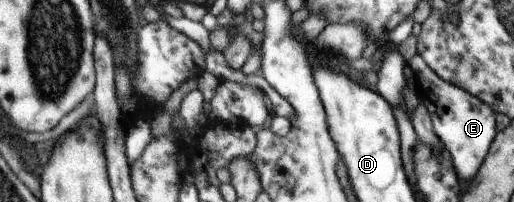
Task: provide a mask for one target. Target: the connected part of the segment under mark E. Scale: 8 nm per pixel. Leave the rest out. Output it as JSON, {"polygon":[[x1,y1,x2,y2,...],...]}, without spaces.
{"polygon":[[414,54,406,61,403,67,403,73,406,80,406,87,414,91,419,103,423,104,430,115,433,133,439,138,443,147,450,153,451,161,454,164,455,173,458,175,459,182,462,185,470,181,479,169,483,158,488,152,489,146,495,137,495,122,494,113,488,105,479,101,477,97,467,93,461,87,453,85,452,83,443,81,436,73,433,73,427,64,421,59,419,54]]}

